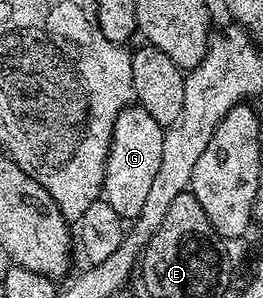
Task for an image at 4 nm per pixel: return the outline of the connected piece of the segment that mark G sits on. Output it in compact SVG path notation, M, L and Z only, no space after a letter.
M131 106L124 109L116 118L116 126L112 130L112 142L110 143L110 153L106 155L106 173L102 183L102 196L120 214L124 222L132 222L144 210L144 201L148 199L148 193L152 186L152 181L156 179L156 174L160 170L160 157L164 151L164 130L148 110Z

